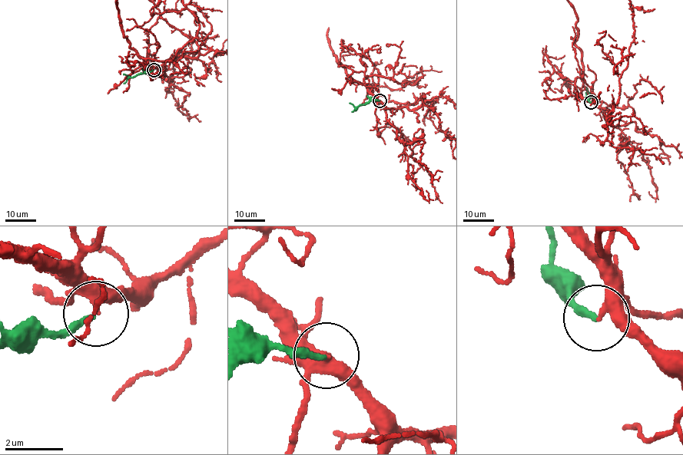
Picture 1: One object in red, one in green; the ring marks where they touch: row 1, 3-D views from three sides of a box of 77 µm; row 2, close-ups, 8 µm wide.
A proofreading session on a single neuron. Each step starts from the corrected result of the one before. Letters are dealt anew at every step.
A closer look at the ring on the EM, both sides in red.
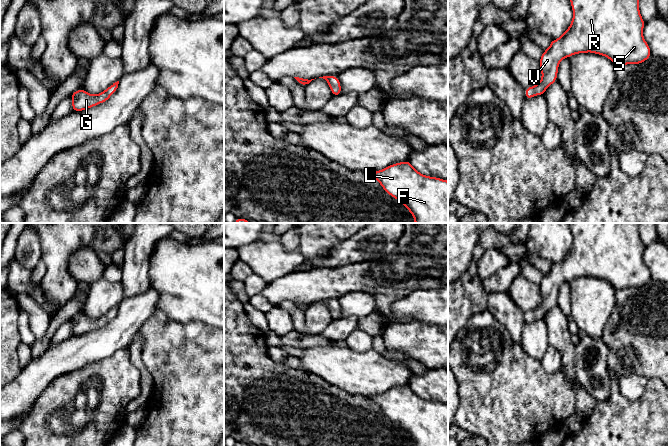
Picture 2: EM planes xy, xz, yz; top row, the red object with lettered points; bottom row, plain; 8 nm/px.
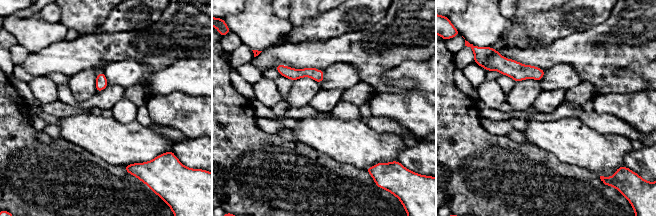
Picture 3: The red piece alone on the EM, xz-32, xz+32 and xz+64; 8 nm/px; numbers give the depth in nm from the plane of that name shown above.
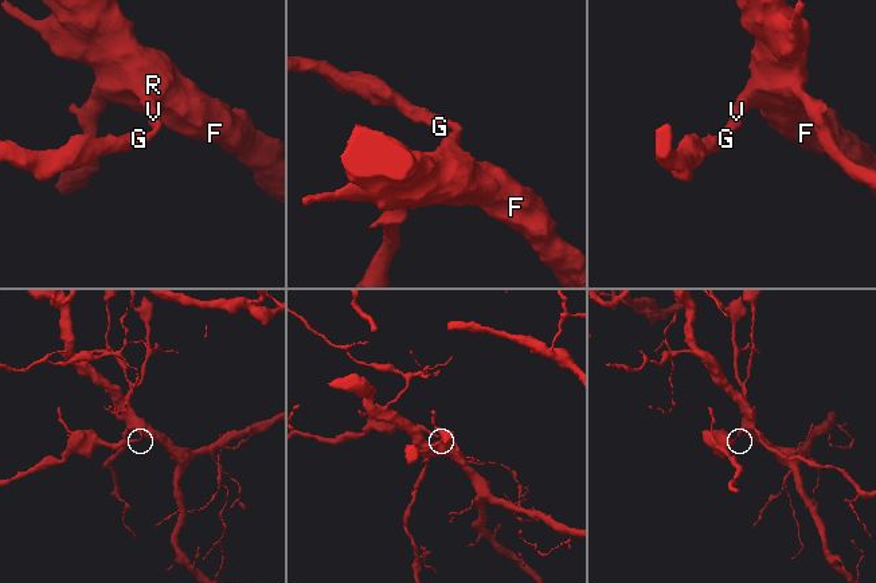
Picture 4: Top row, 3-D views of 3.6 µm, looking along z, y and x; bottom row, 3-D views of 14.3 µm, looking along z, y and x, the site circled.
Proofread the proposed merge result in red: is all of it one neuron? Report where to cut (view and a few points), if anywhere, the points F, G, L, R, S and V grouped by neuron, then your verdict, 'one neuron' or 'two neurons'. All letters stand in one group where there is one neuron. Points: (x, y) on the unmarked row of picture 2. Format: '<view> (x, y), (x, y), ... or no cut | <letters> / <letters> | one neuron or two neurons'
no cut | F G L R S V | one neuron

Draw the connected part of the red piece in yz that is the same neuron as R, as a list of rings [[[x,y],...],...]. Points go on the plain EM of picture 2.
[[[570,223],[573,242],[568,253],[556,264],[551,264],[550,270],[539,284],[542,302],[537,309],[525,313],[525,322],[530,323],[543,319],[546,313],[557,305],[559,287],[563,282],[569,282],[579,277],[595,277],[610,283],[615,290],[641,288],[650,280],[650,271],[643,262],[644,244],[639,234],[639,223]]]

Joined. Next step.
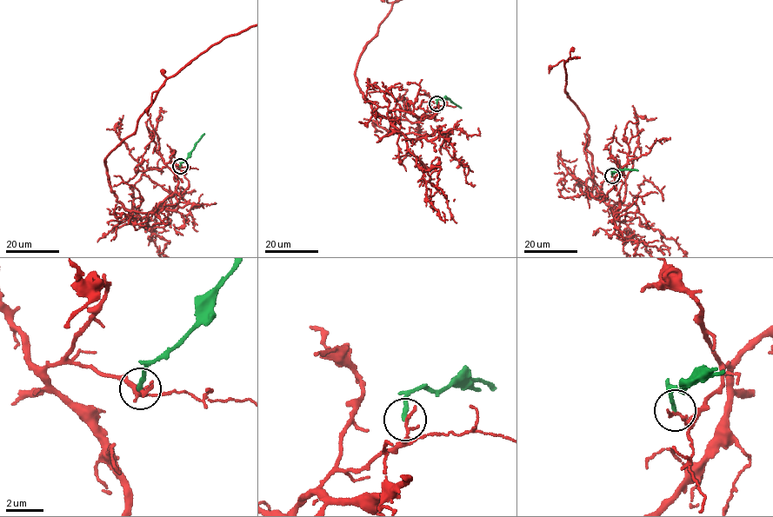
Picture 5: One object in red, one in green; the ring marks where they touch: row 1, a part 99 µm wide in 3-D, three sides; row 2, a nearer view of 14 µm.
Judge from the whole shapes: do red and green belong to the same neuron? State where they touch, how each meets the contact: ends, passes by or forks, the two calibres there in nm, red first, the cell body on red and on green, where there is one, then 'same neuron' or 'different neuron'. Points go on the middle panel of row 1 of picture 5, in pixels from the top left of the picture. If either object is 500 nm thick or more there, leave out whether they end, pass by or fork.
place (436, 103); red passes by; green ends; calibres 160 and 220 nm; soma red none; soma green none; different neuron

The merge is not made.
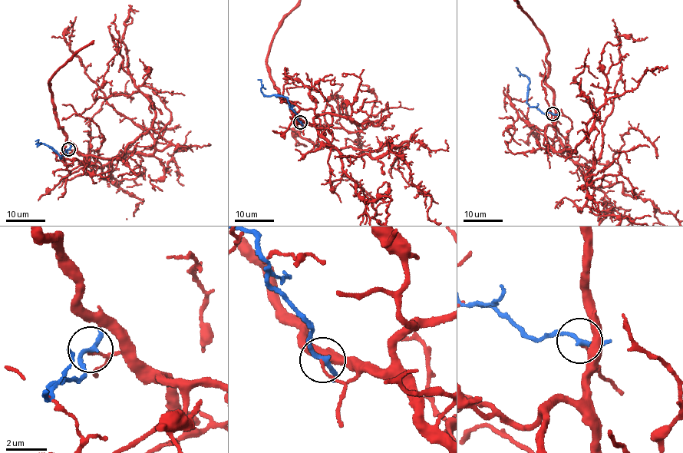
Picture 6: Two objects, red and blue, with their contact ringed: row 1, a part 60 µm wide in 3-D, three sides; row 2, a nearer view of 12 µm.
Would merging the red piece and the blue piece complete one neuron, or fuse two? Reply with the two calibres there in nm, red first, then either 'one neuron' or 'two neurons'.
calibres 110 and 220 nm; two neurons

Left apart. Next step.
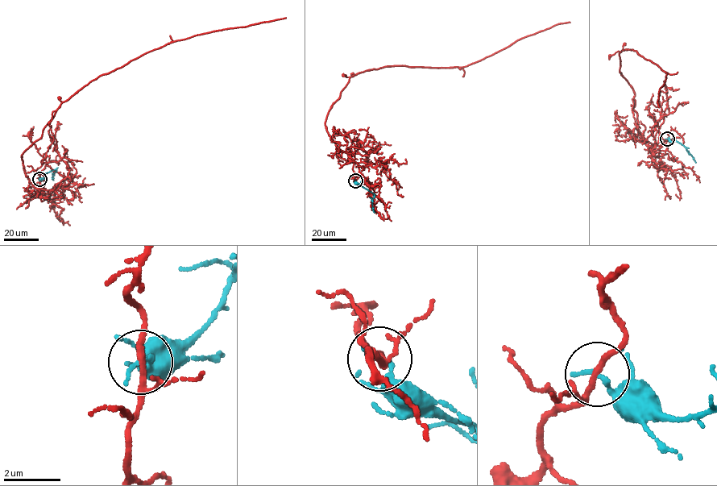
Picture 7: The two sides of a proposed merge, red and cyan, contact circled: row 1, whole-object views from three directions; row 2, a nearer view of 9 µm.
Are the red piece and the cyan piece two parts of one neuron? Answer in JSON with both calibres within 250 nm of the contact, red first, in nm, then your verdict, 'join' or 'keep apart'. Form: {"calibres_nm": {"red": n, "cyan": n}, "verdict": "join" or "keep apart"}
{"calibres_nm": {"red": 150, "cyan": 190}, "verdict": "keep apart"}

